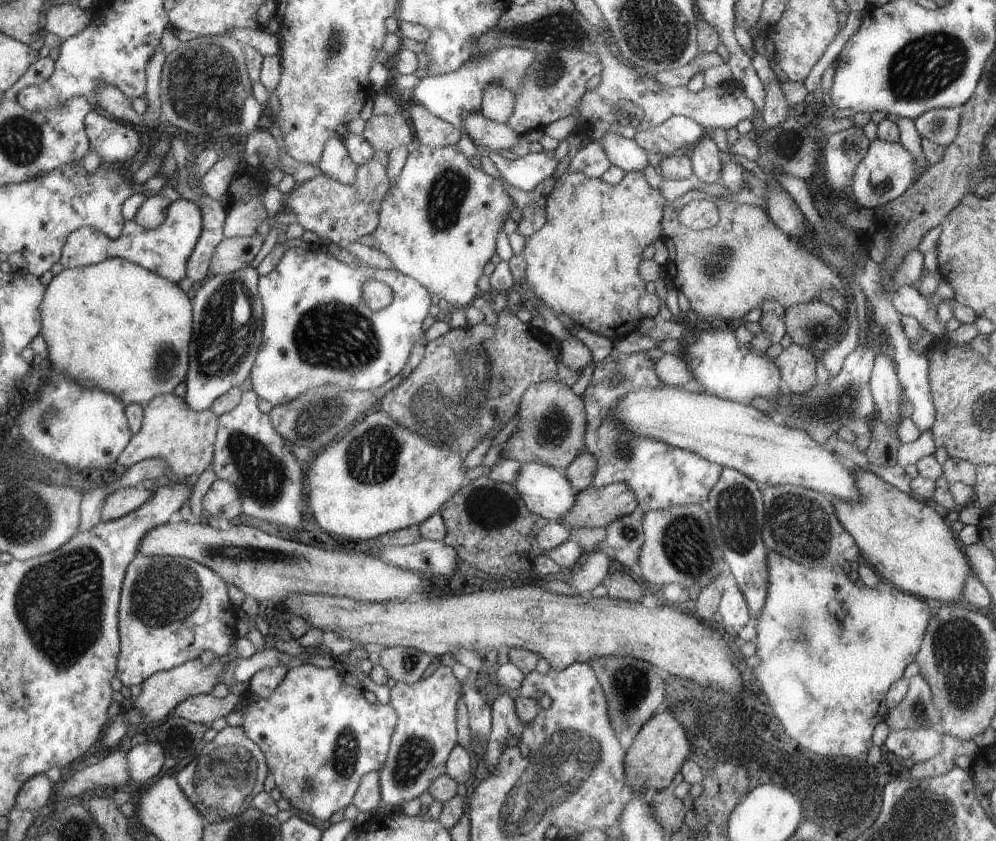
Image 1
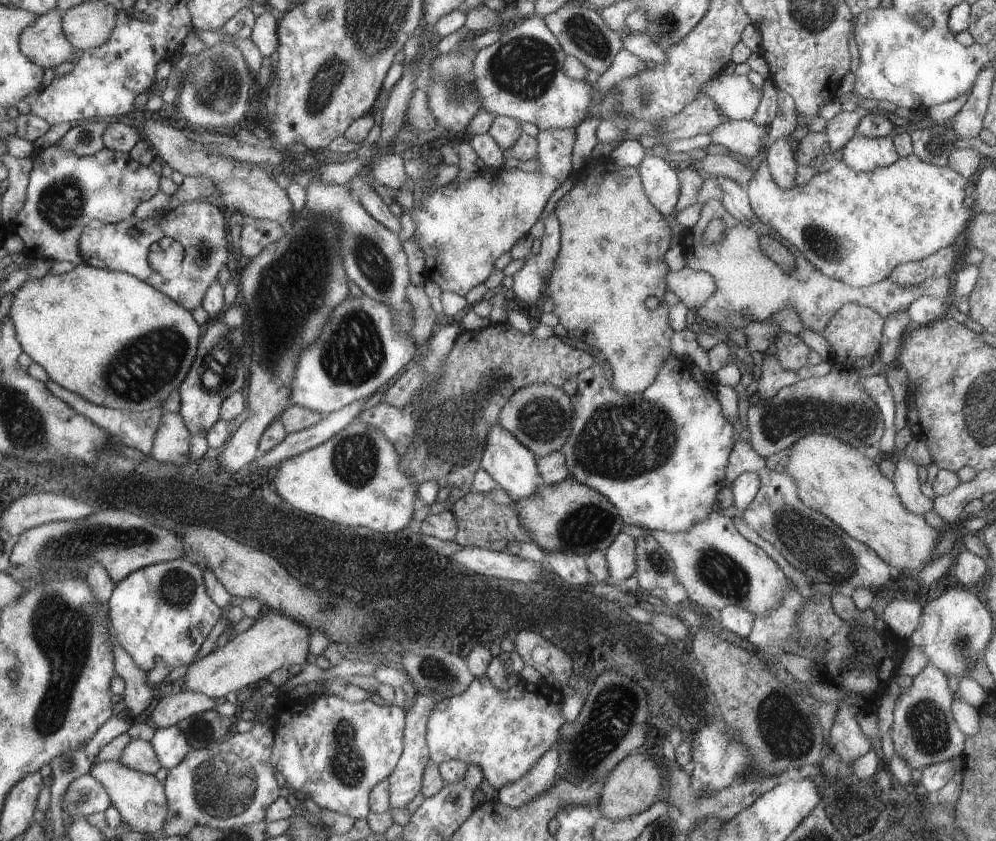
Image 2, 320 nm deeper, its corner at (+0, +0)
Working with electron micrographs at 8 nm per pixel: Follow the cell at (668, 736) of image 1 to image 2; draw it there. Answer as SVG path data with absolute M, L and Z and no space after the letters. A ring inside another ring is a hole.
M647 754L628 755L621 760L606 776L602 788L598 810L600 816L611 821L624 820L648 810L662 788L662 770L650 760Z

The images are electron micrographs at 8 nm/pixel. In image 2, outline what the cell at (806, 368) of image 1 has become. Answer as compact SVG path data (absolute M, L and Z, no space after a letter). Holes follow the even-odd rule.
M783 332L775 338L773 343L776 346L776 352L773 355L782 368L795 371L808 365L806 360L808 360L810 346L798 335Z

